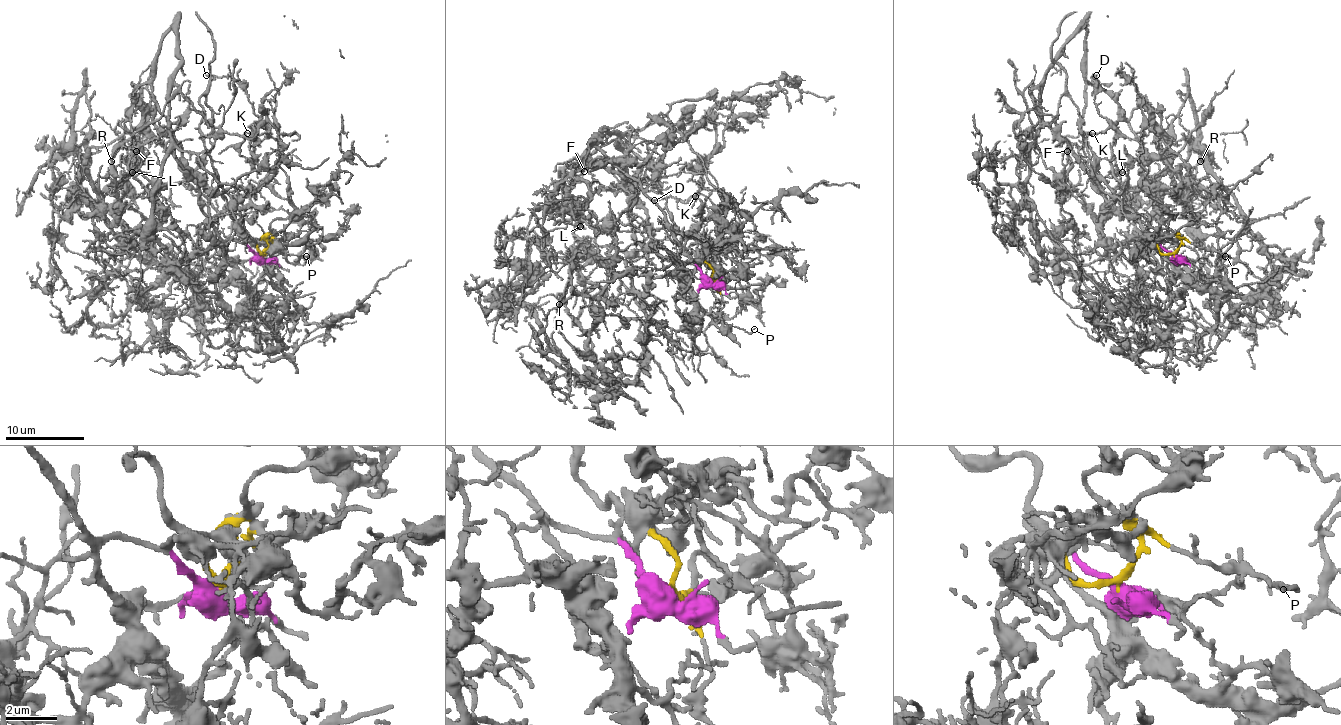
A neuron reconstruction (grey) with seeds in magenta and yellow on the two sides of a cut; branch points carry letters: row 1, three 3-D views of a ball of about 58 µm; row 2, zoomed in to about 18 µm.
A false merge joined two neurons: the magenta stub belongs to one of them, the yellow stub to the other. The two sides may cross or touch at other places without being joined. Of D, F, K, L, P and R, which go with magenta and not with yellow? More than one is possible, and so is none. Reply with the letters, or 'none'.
F, L, R

